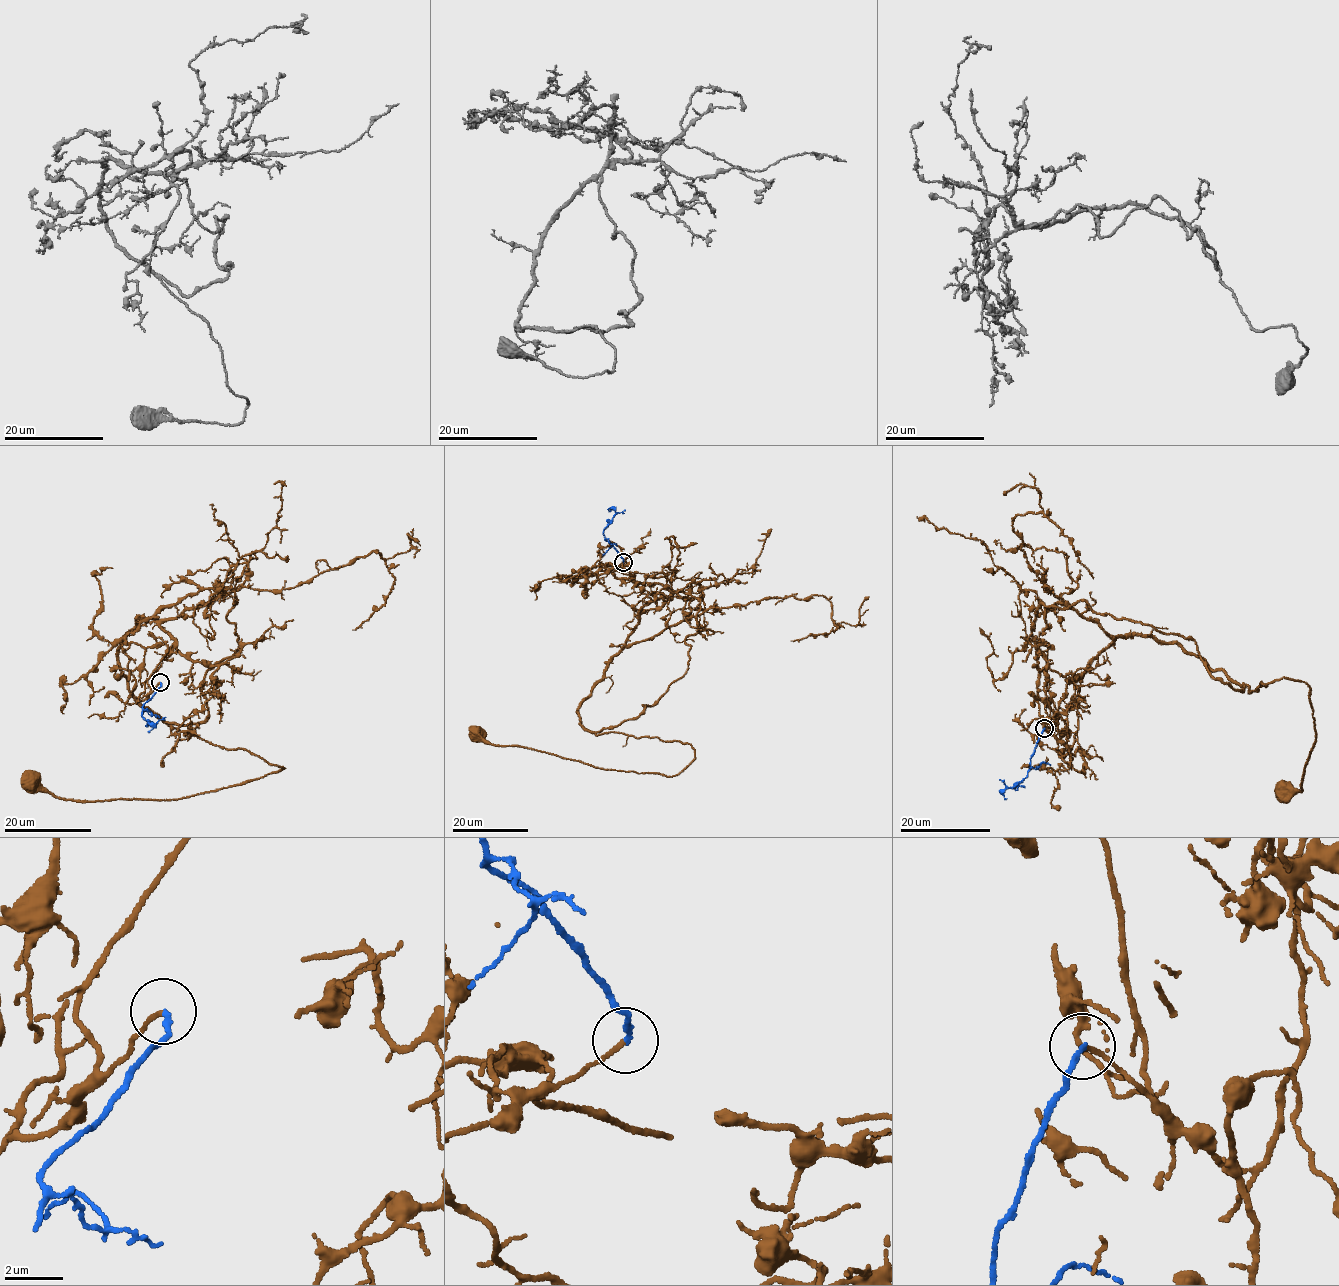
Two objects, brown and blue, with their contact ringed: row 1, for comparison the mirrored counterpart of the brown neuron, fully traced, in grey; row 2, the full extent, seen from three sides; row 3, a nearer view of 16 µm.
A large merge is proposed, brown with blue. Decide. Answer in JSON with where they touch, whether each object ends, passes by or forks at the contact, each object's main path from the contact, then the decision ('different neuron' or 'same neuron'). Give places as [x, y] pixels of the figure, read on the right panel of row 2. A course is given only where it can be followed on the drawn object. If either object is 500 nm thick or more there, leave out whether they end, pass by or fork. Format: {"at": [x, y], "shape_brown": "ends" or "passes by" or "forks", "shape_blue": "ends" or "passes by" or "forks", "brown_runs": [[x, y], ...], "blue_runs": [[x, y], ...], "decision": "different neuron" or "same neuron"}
{"at": [1044, 728], "shape_brown": "ends", "shape_blue": "ends", "brown_runs": [[1043, 728], [1069, 747], [1089, 661], [1151, 635], [1250, 692], [1306, 683], [1316, 742], [1303, 791], [1283, 791]], "blue_runs": [[1043, 728], [1027, 776], [1006, 788], [1004, 794], [1006, 799]], "decision": "same neuron"}

